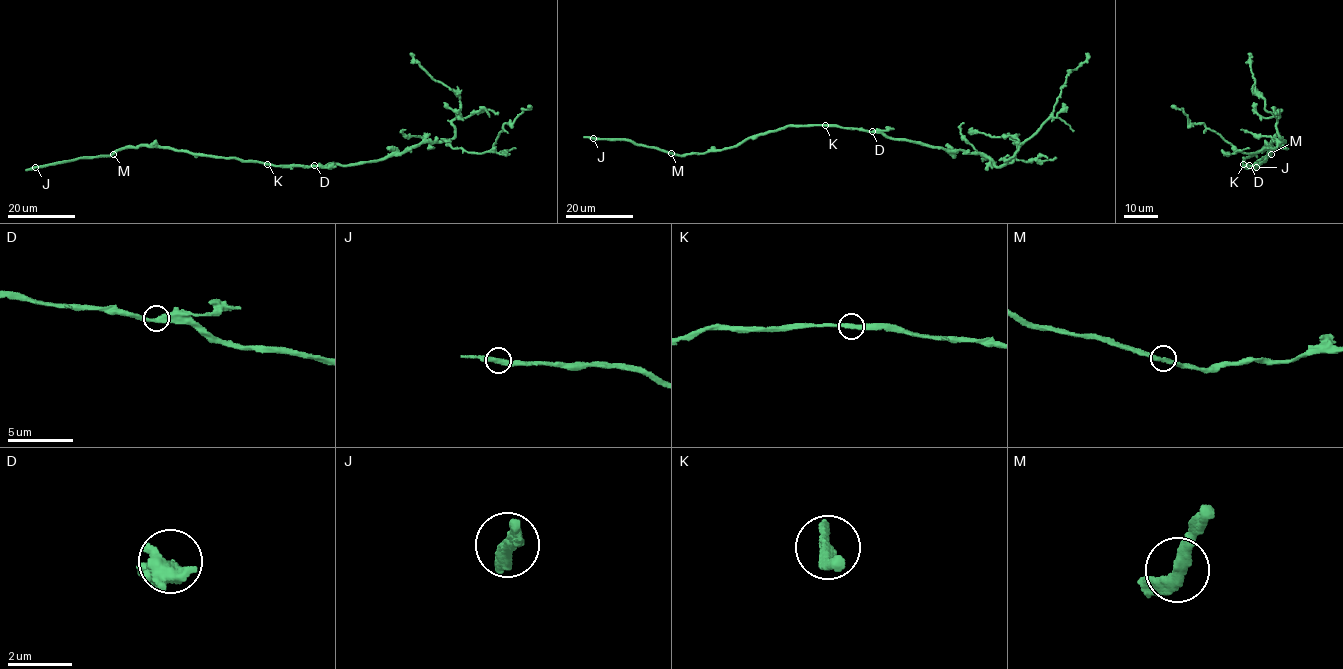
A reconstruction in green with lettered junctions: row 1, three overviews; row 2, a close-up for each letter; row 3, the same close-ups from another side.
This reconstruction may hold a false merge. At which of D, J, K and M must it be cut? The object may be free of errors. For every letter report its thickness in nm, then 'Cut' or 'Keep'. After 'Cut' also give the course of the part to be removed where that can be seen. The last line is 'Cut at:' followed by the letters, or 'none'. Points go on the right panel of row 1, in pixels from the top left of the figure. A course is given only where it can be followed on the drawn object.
D: Thickness 360 nm. Keep
J: Thickness 340 nm. Keep
K: Thickness 320 nm. Keep
M: Thickness 320 nm. Keep
Cut at: none

